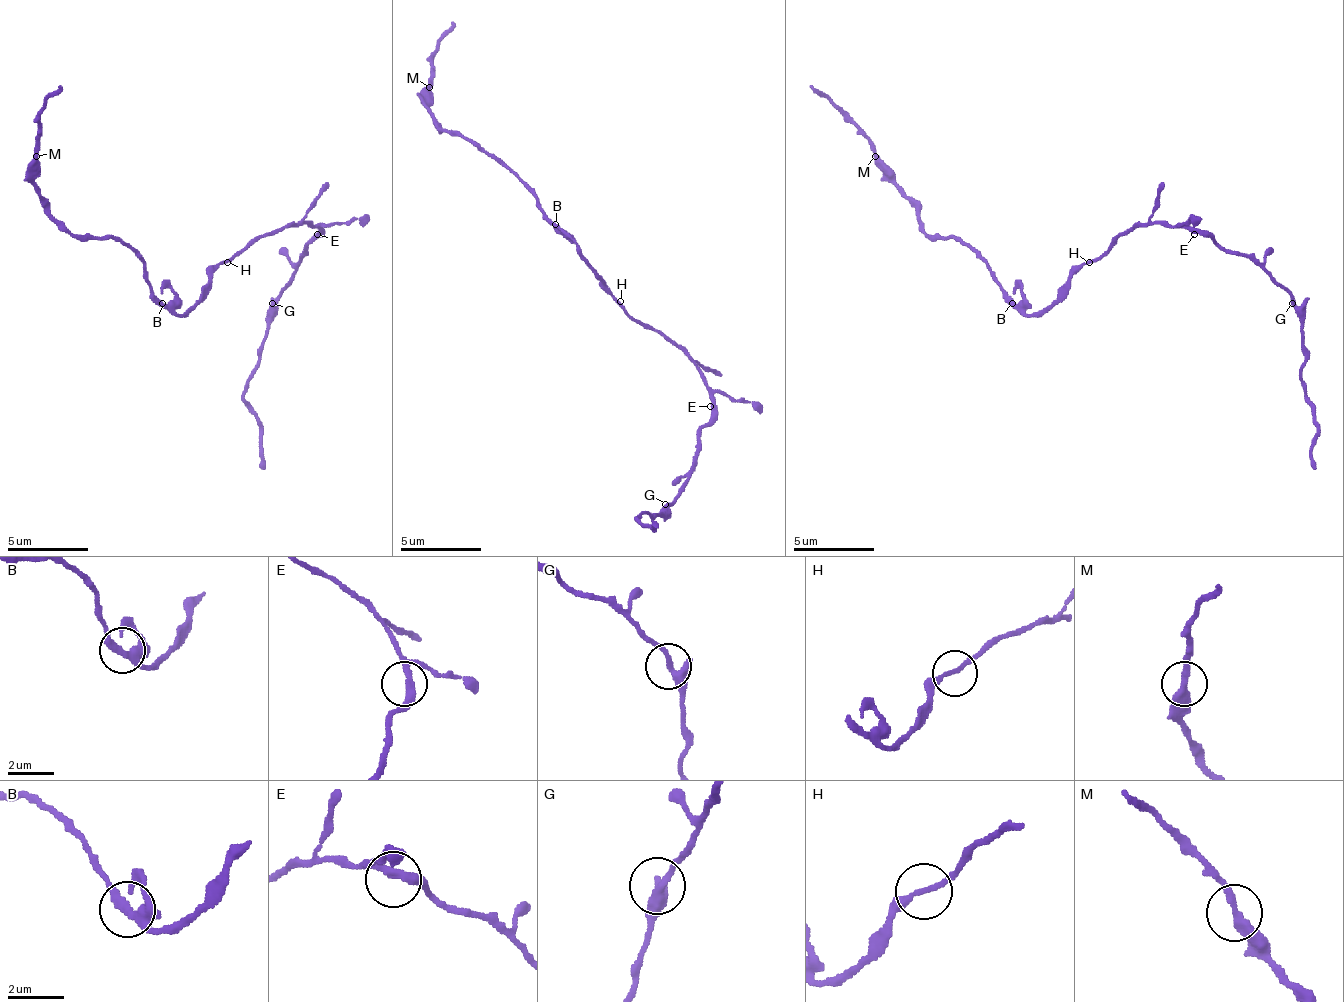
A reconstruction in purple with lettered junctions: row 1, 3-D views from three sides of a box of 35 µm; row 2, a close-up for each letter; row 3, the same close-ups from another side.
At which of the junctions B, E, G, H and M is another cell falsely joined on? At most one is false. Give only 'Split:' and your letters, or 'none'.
Split: none

